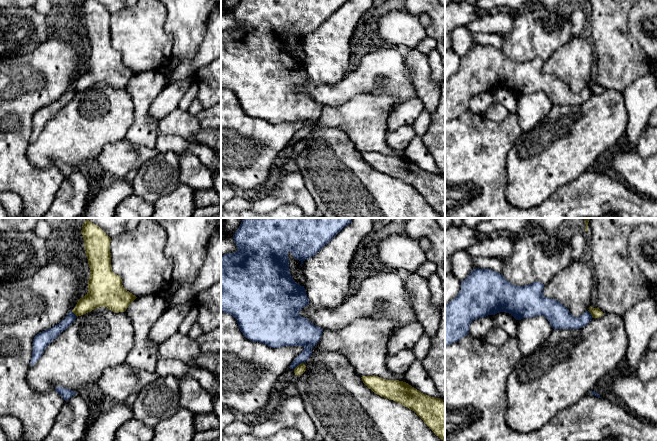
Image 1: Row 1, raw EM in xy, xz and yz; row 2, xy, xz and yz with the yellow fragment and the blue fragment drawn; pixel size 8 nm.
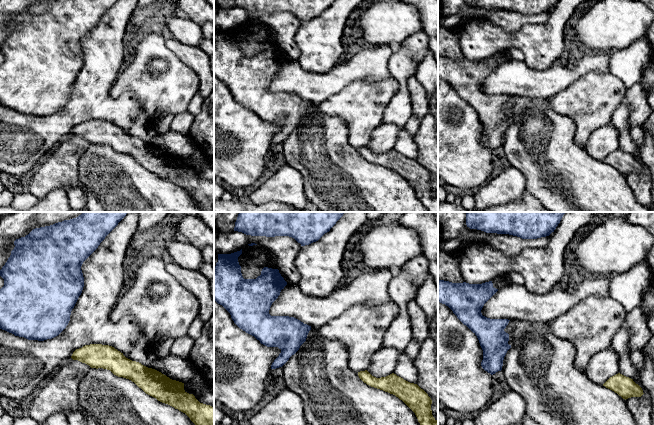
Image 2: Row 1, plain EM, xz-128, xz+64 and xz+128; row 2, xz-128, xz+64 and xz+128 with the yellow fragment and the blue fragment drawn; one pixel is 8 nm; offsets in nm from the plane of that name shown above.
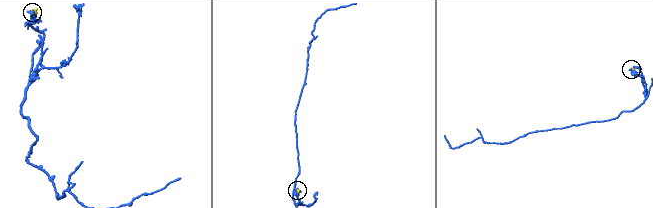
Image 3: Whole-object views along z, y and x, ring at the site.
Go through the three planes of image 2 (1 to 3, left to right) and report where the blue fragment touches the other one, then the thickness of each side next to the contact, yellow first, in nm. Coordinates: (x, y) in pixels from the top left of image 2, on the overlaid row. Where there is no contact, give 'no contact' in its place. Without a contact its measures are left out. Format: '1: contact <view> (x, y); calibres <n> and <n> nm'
1: no contact
2: no contact
3: no contact

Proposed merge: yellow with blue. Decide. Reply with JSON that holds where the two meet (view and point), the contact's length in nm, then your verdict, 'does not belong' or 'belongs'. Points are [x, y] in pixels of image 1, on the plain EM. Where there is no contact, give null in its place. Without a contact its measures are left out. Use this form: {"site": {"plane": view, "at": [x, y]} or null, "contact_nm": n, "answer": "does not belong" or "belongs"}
{"site": {"plane": "xz", "at": [298, 141]}, "contact_nm": 100, "answer": "does not belong"}

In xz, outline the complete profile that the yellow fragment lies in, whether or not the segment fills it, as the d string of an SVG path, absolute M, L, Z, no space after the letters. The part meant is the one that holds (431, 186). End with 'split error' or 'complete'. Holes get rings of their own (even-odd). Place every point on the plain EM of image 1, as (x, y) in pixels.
M375 151L361 154L375 170L414 187L436 212L445 217L445 179L440 174L423 170L403 157L383 155Z; complete

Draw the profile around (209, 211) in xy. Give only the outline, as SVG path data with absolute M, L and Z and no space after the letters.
M209 205L206 207L197 207L193 213L193 218L212 218L221 212L220 205Z

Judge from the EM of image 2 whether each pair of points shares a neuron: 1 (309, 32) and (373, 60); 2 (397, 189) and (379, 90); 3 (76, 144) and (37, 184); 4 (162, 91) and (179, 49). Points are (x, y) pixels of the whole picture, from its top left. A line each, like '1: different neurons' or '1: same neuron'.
1: different neurons
2: different neurons
3: same neuron
4: different neurons

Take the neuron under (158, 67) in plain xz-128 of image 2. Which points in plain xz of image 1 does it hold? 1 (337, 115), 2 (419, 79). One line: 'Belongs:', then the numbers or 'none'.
Belongs: none

